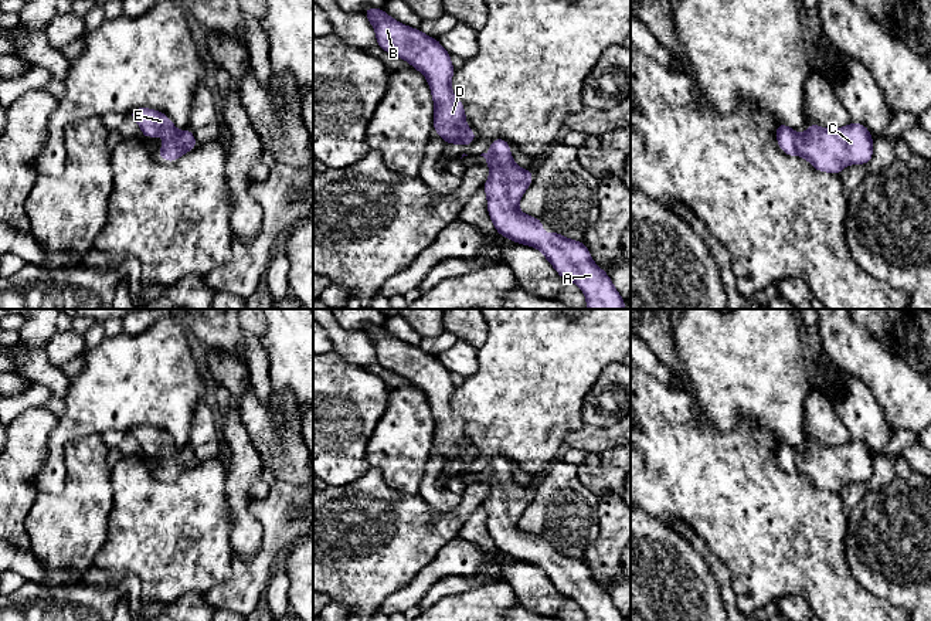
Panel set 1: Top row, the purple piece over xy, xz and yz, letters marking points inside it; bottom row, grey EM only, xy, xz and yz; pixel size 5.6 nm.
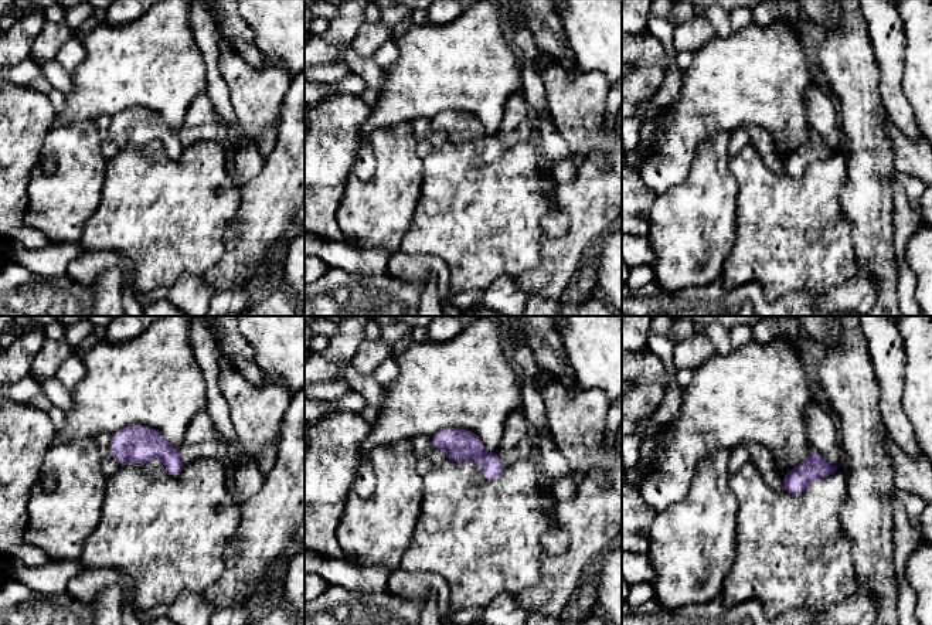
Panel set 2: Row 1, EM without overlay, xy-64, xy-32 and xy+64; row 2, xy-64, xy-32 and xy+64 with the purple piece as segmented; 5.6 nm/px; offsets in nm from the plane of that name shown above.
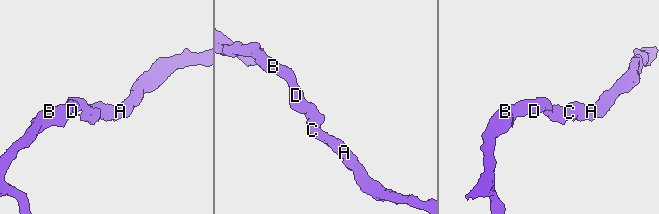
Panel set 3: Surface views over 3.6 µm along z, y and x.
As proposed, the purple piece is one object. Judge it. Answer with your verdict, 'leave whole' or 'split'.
leave whole

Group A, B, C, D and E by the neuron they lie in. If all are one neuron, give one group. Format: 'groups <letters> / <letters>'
groups A B C D E

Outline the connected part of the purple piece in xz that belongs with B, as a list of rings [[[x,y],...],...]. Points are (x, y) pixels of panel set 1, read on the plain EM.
[[[367,325],[363,332],[373,342],[381,367],[408,379],[412,386],[425,393],[435,423],[434,448],[436,452],[446,462],[473,461],[475,448],[466,444],[463,421],[451,405],[455,384],[438,356],[394,337],[384,326]]]

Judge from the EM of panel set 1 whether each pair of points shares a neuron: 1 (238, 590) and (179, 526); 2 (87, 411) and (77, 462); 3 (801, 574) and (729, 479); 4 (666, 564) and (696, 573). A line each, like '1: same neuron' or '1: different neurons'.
1: different neurons
2: different neurons
3: same neuron
4: same neuron

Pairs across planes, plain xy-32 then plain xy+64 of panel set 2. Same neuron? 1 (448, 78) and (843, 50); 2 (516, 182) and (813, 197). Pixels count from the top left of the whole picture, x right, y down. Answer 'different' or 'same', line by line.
1: different
2: same

